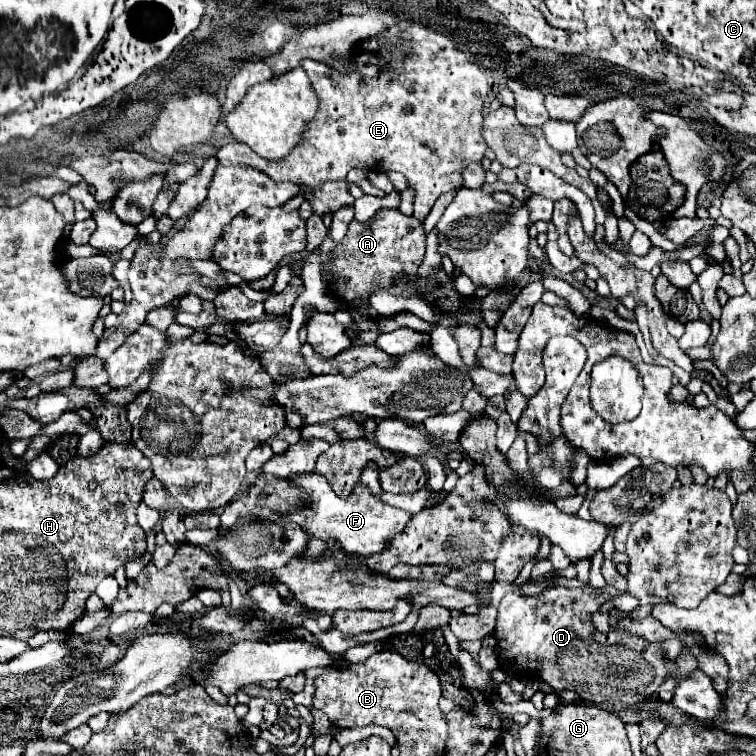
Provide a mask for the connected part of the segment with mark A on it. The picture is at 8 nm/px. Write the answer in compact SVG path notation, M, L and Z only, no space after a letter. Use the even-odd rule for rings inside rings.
M380 209L372 215L372 219L364 223L352 219L346 237L340 243L336 243L330 235L326 235L324 241L318 245L318 249L320 249L320 269L326 271L330 267L328 271L330 293L334 295L334 299L356 299L360 305L370 307L372 291L384 289L396 297L420 297L440 313L476 313L480 317L478 329L482 333L482 343L476 351L478 365L502 375L512 375L512 357L494 349L494 329L490 329L484 323L482 309L474 305L474 299L462 297L456 291L454 281L446 275L442 267L434 269L430 277L418 275L418 267L424 259L424 249L426 249L426 233L422 223L418 223L414 217L402 215L398 209ZM330 253L334 253L332 261L328 259ZM398 279L404 281L402 289L396 287Z

